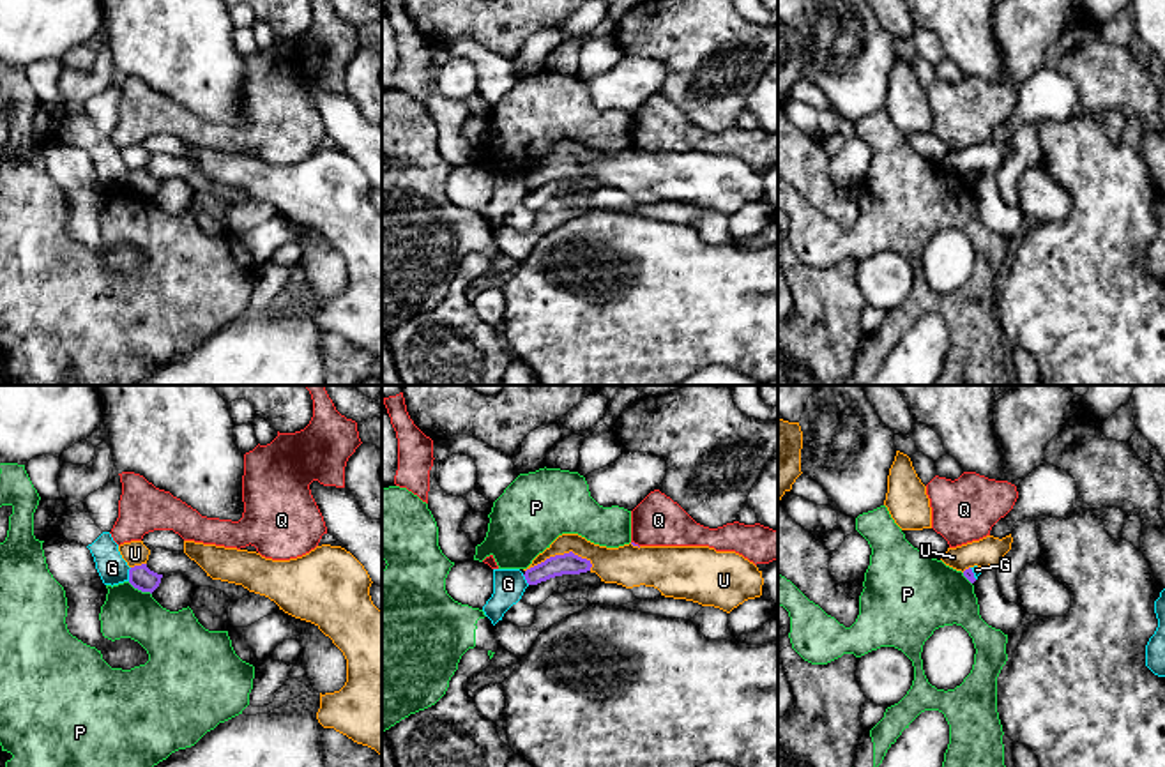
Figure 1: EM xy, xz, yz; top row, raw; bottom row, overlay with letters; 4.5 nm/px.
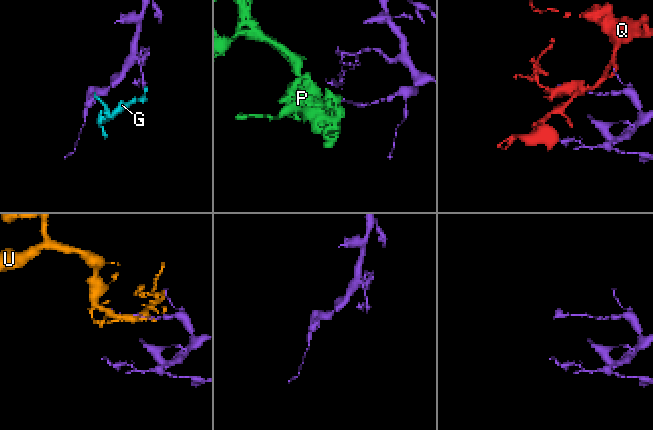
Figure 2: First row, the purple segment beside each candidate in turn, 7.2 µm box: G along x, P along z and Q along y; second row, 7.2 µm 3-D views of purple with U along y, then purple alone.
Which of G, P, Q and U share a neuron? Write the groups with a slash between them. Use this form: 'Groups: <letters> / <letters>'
Groups: G / P / Q / U

